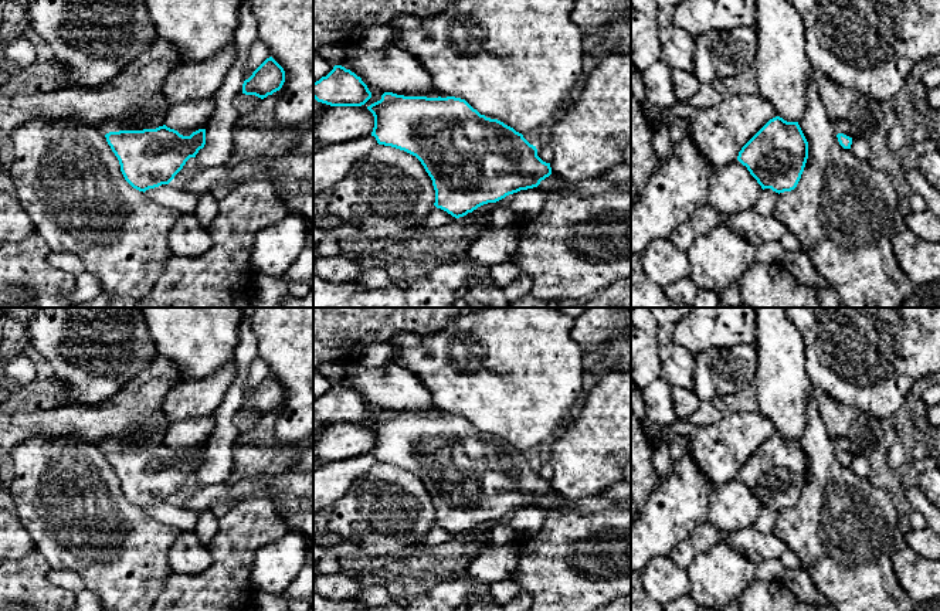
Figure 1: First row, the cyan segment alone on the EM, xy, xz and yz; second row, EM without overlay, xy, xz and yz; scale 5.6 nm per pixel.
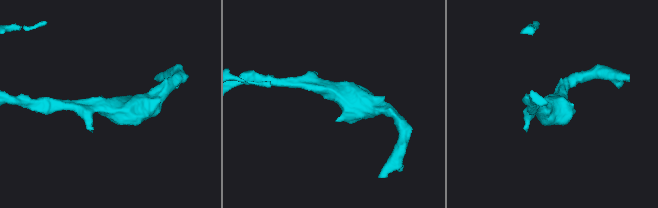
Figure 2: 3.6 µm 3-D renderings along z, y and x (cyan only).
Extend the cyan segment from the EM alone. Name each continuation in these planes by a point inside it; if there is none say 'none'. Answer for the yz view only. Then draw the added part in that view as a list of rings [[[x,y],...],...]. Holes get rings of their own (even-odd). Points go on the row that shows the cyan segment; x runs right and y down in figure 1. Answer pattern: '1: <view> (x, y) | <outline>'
none

